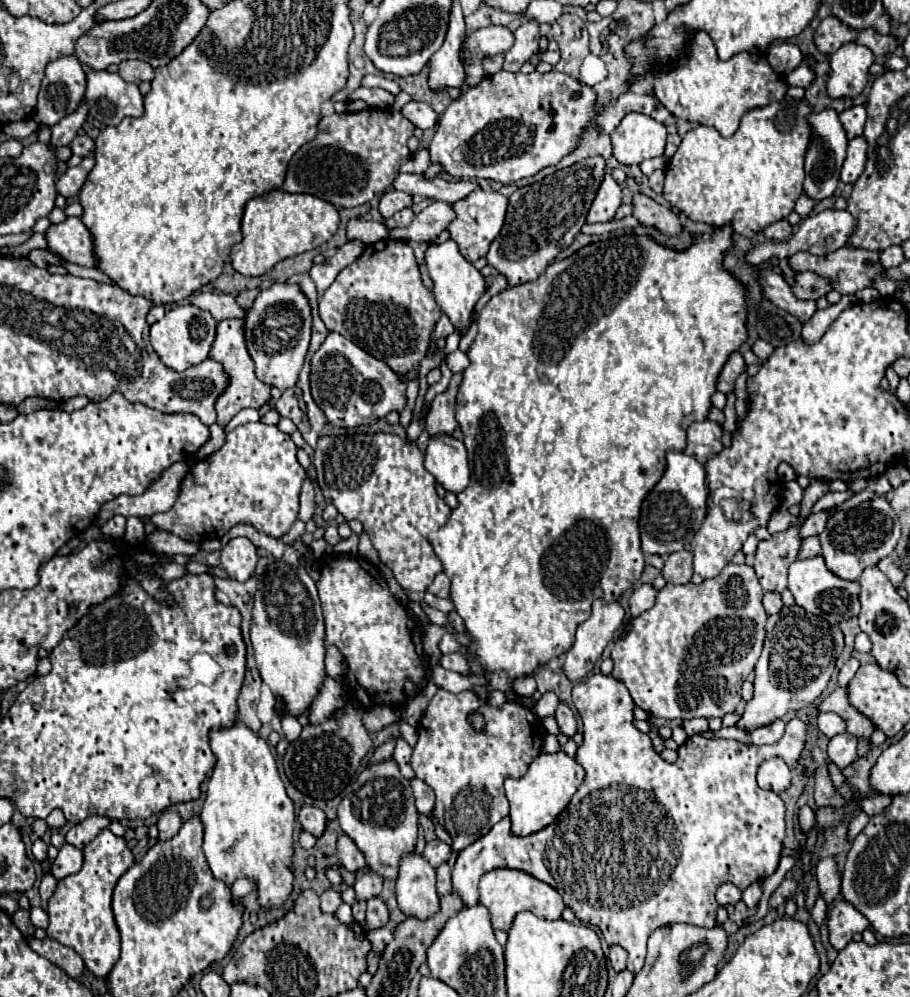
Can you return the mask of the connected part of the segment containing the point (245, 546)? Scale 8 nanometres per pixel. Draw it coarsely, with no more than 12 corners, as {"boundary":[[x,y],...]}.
{"boundary":[[233,538],[221,550],[221,568],[245,582],[255,574],[257,548]]}

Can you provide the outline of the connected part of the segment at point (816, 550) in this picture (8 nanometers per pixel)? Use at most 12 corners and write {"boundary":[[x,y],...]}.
{"boundary":[[805,538],[799,558],[811,558],[821,554],[819,538]]}

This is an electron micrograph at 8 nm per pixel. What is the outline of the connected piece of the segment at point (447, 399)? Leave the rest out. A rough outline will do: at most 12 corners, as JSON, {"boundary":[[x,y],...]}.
{"boundary":[[461,372],[435,396],[425,422],[429,436],[453,436]]}

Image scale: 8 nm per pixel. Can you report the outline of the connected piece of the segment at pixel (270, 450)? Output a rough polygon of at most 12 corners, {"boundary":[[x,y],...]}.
{"boundary":[[273,424],[195,462],[141,518],[187,542],[235,524],[281,538],[307,478]]}

